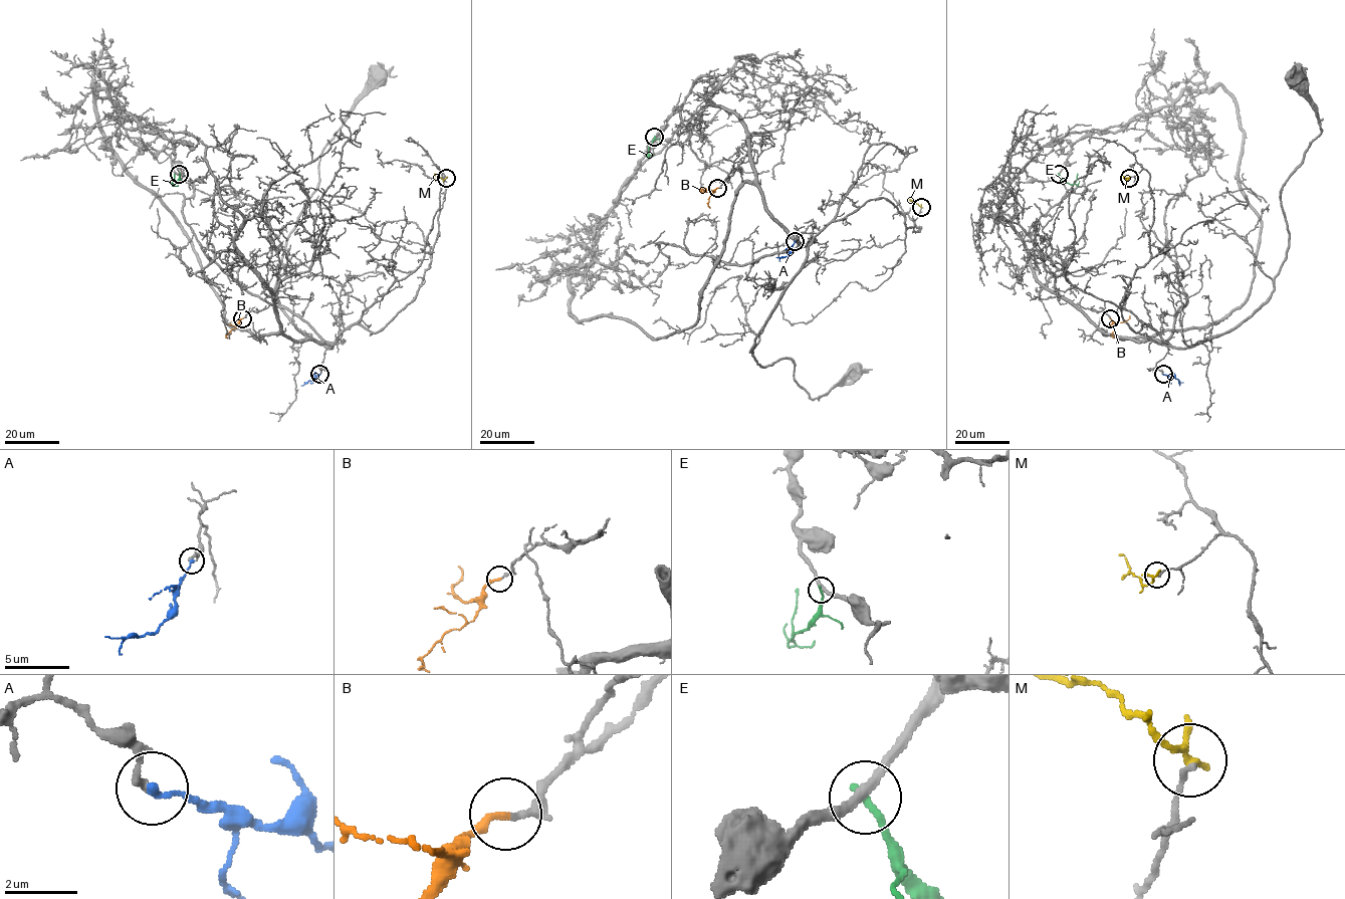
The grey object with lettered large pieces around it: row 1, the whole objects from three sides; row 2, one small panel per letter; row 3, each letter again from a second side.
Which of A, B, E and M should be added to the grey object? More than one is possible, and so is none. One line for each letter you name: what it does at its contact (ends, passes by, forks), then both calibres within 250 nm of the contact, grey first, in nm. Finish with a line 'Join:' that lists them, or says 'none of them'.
A: it ends | 200/200 nm
B: it ends | 200/200 nm
Join: A, B

